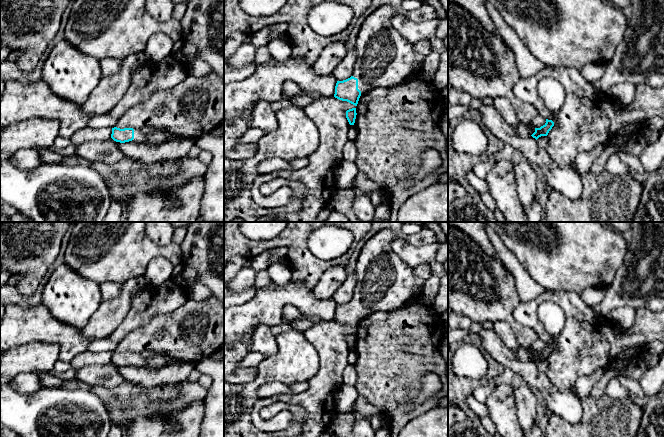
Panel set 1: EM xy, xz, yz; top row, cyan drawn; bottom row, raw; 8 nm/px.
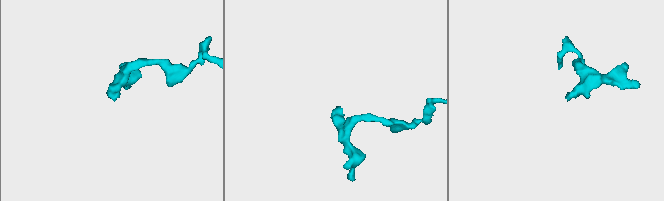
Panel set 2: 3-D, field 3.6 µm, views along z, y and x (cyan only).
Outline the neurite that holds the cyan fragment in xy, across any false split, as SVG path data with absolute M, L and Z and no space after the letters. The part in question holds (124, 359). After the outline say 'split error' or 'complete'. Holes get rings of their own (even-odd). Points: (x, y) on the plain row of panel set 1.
M117 351L112 352L111 362L120 367L132 365L136 368L153 368L155 370L163 368L165 365L176 362L169 356L152 355L150 353L133 353Z; split error

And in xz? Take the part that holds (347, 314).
M383 229L373 235L363 246L356 263L356 285L350 302L337 305L334 321L357 330L360 320L377 311L395 310L409 302L422 283L401 259L395 257L392 242L396 234L391 229Z; split error

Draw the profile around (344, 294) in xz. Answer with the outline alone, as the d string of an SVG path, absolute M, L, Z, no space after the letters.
M352 272L345 281L336 290L333 300L337 305L343 305L350 302L353 298L354 287L356 285L356 274Z

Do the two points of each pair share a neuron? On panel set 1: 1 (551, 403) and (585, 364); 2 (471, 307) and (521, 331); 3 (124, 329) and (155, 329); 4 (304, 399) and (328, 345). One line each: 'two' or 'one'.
1: two
2: one
3: two
4: one

